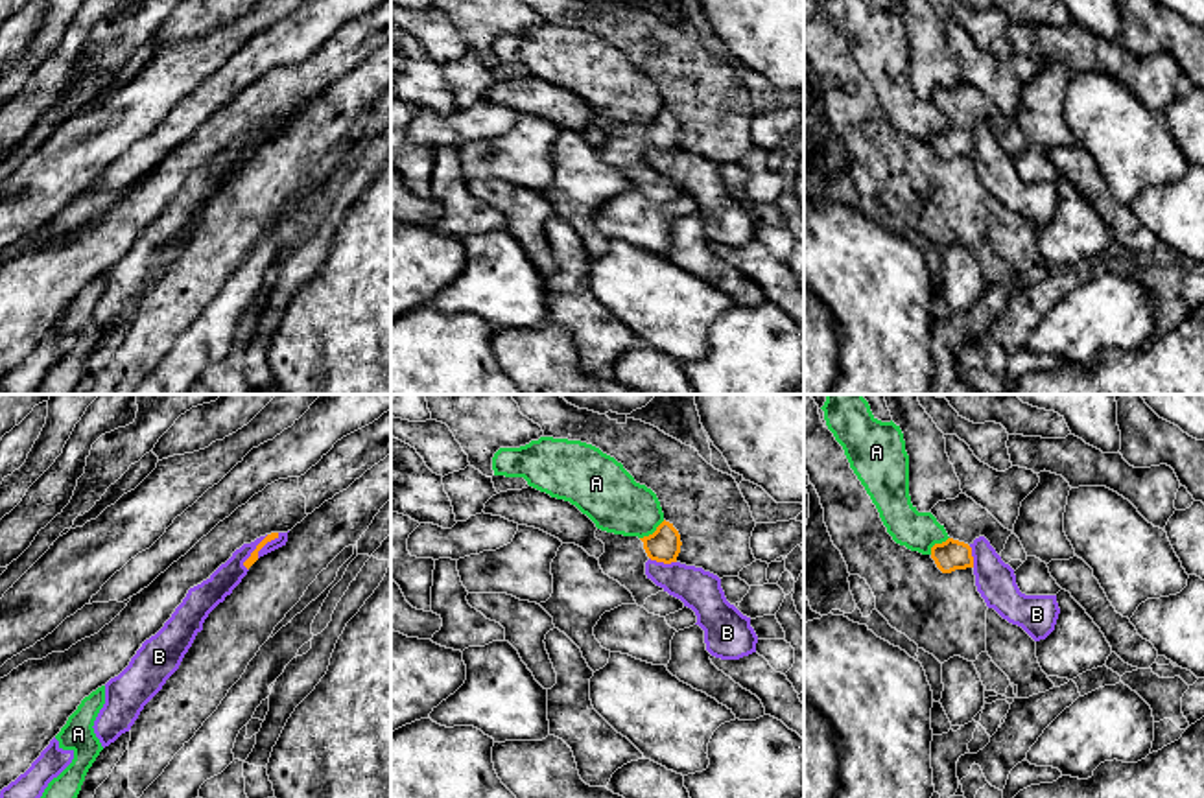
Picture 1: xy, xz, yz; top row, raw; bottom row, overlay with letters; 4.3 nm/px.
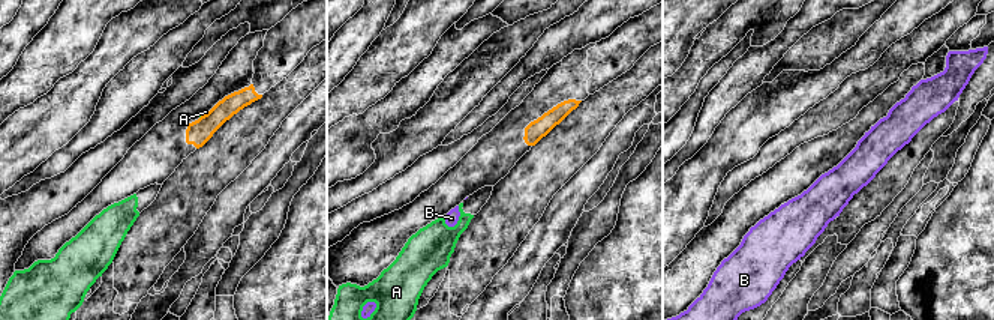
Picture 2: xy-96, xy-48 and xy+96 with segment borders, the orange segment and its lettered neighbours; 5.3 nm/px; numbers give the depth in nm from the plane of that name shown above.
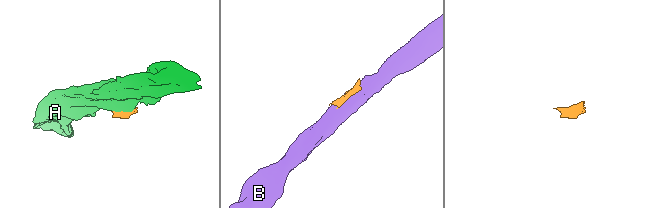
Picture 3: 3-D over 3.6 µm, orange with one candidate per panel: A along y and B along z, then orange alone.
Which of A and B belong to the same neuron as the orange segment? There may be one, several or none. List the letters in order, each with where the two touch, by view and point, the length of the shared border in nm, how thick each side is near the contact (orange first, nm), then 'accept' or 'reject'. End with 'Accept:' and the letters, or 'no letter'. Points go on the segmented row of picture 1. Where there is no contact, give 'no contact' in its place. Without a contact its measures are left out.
A: meets orange in xz at (653, 533); contact 140 nm long; 140 nm thick on the orange side, 260 nm on the other; reject
B: meets orange in xy at (257, 548); contact 220 nm long; 40 nm thick on the orange side, 120 nm on the other; reject
Accept: no letter

